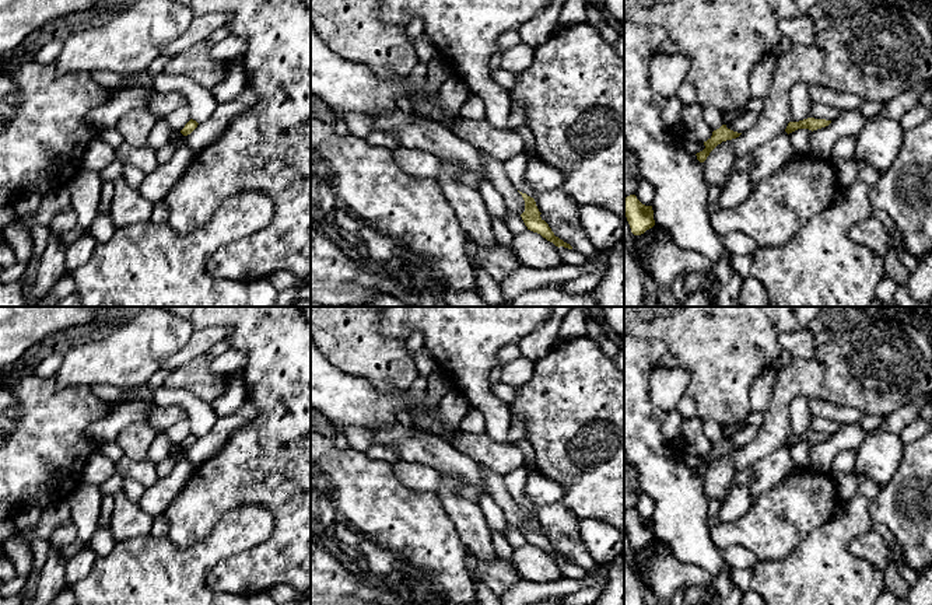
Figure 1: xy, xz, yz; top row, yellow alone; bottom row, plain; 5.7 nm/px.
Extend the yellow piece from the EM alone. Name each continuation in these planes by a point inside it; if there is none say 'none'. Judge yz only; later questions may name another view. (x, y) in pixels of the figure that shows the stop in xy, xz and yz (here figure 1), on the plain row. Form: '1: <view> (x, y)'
none

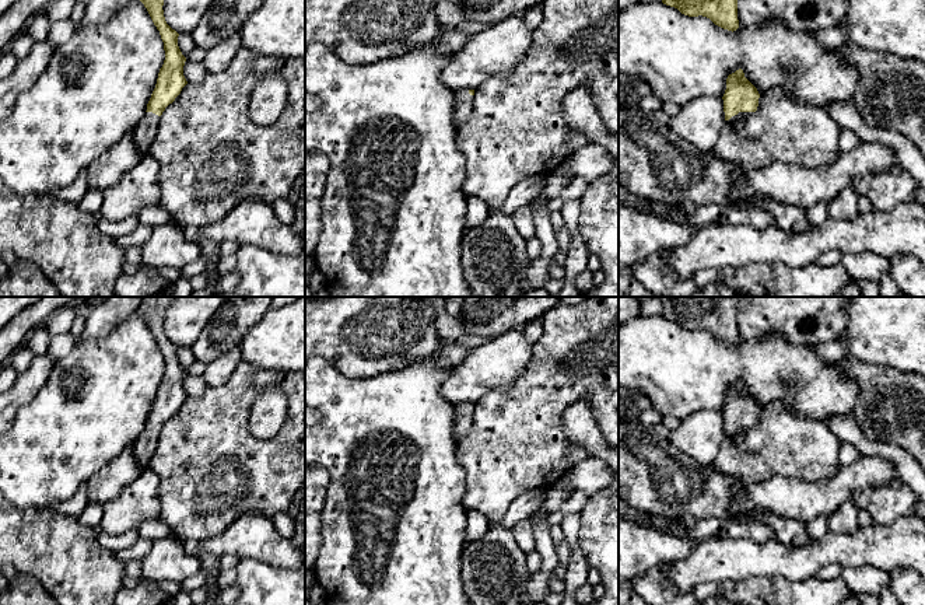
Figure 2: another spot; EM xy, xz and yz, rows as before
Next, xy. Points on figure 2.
1: xy (146, 444)

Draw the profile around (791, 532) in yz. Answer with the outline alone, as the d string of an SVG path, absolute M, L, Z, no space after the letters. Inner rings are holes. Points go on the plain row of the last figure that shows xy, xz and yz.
M768 511L750 513L746 515L740 514L732 518L765 524L772 534L772 539L782 543L784 546L802 548L813 542L807 532L806 522L798 521L795 518L785 518Z

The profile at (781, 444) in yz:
M774 401L760 408L756 426L735 437L725 436L711 469L735 476L743 485L772 476L788 476L817 483L831 479L841 468L840 447L841 443L827 422L793 415L782 403Z

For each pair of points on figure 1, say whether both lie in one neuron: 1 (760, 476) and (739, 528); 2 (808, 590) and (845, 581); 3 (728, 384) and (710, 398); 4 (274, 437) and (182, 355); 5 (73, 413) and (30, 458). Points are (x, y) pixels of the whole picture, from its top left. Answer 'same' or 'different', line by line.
1: different
2: same
3: same
4: different
5: same

